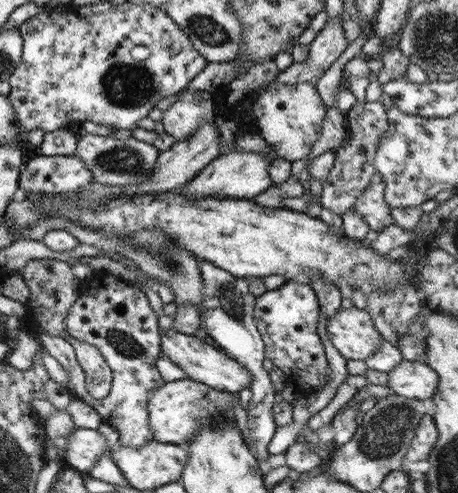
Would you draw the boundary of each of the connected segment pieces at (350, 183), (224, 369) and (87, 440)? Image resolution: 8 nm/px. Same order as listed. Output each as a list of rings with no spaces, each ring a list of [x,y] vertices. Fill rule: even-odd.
[[[380,100],[373,102],[356,102],[347,113],[350,139],[345,144],[334,149],[334,163],[331,165],[327,176],[320,180],[321,195],[319,203],[323,208],[335,214],[343,214],[351,209],[355,199],[376,180],[377,172],[374,169],[374,151],[378,140],[387,130],[386,112]]]
[[[173,329],[161,330],[159,333],[160,348],[170,361],[175,362],[184,374],[184,378],[205,384],[224,393],[239,393],[244,388],[249,387],[251,376],[234,358],[222,353],[220,349],[215,349],[211,345],[203,342],[194,335],[185,335]]]
[[[75,428],[72,433],[65,436],[65,449],[60,452],[63,461],[82,475],[93,468],[95,462],[102,454],[109,455],[104,437],[97,430]]]

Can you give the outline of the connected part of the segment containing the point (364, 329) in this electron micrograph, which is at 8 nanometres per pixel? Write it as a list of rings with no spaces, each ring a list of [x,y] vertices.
[[[340,308],[326,321],[326,335],[346,360],[365,360],[382,342],[366,309]]]

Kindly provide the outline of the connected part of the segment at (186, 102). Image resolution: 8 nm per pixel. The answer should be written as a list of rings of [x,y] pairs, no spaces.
[[[181,91],[179,92],[181,97],[163,111],[160,120],[164,133],[168,134],[174,142],[185,140],[199,128],[202,122],[213,118],[207,92]]]

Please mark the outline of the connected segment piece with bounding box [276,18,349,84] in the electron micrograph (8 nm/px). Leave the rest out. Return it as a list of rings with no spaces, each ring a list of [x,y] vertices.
[[[339,18],[325,23],[314,41],[308,45],[305,61],[293,61],[283,71],[278,71],[276,80],[281,84],[314,83],[337,60],[348,44]]]

